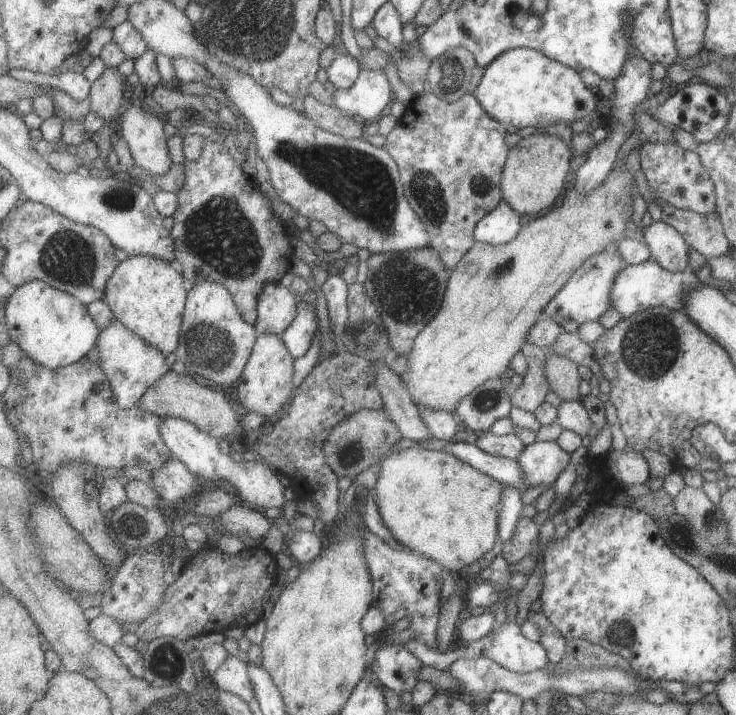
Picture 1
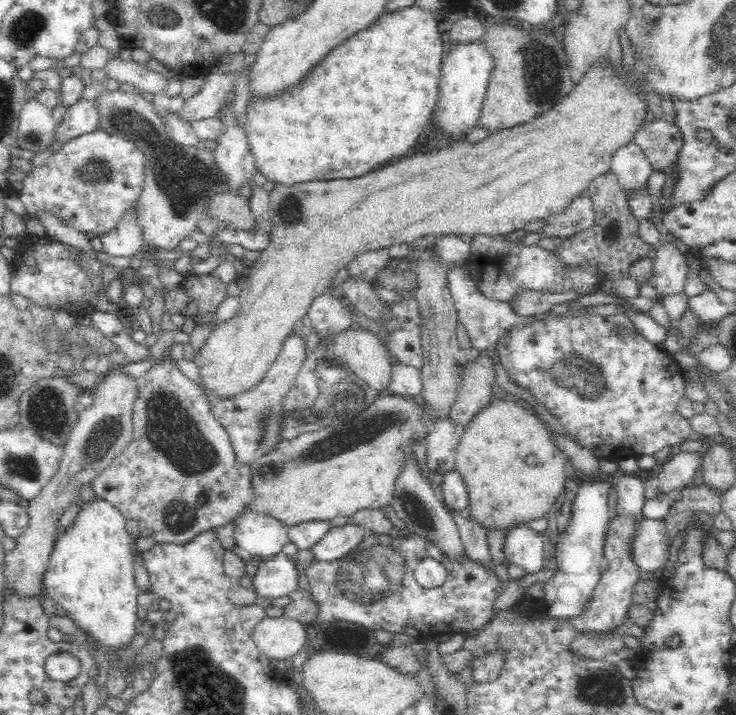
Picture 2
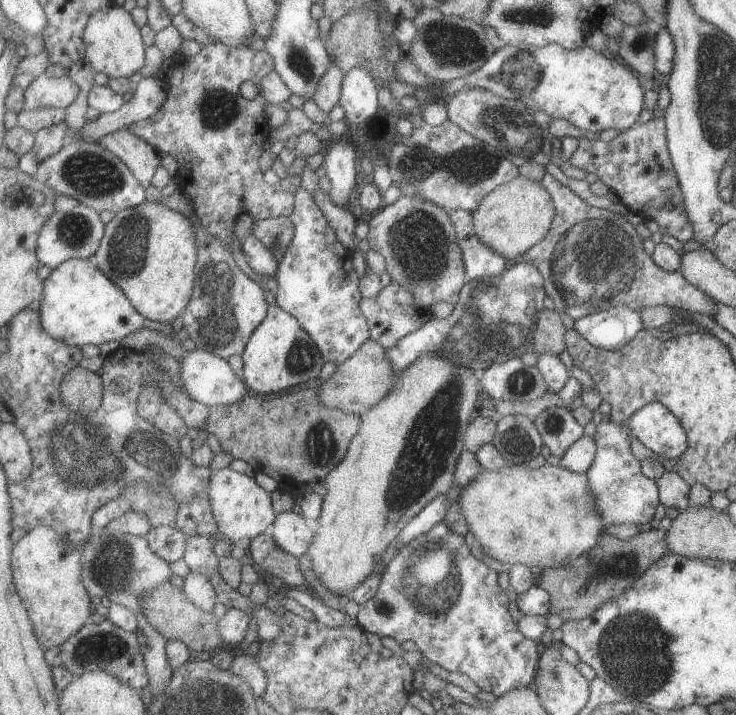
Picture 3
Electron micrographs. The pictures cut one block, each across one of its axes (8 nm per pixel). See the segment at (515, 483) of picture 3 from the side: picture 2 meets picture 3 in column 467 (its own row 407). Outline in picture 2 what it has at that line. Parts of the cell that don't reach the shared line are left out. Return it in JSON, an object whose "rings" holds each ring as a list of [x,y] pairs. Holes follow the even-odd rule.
{"rings":[[[512,399],[504,400],[492,400],[484,410],[478,411],[478,414],[465,426],[462,436],[459,438],[457,451],[455,454],[455,470],[460,473],[464,485],[466,485],[466,491],[468,491],[468,508],[470,509],[471,518],[478,521],[482,527],[487,530],[510,530],[518,524],[528,524],[530,520],[538,520],[542,516],[546,516],[547,512],[554,506],[558,505],[560,497],[563,494],[565,482],[569,477],[569,464],[564,458],[564,455],[560,453],[560,449],[556,447],[554,441],[550,439],[550,433],[546,429],[544,423],[540,423],[540,419],[536,415],[532,415],[530,411],[526,411],[524,407],[516,405]]]}

